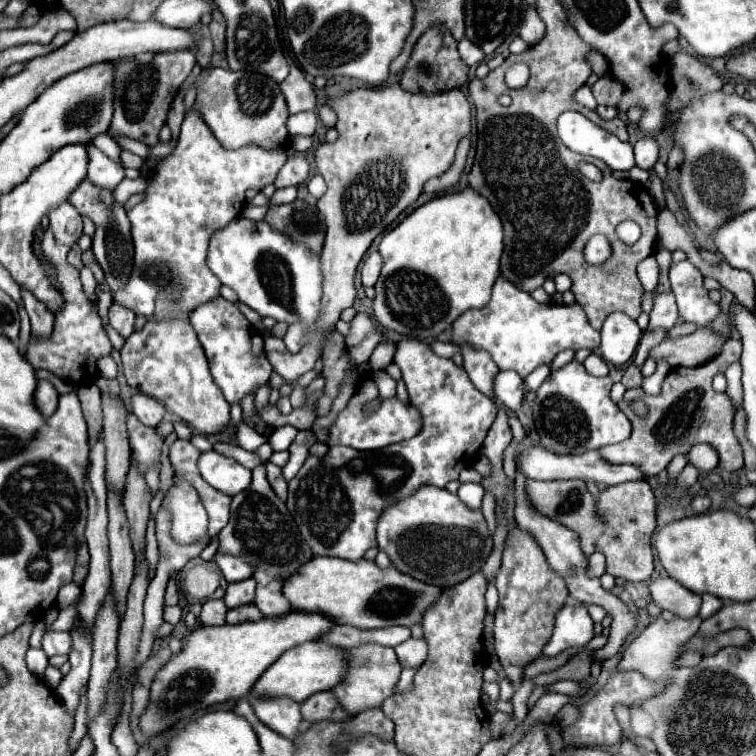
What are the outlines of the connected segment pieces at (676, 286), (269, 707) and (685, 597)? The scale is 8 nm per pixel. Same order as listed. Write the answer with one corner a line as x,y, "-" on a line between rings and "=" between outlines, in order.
689,260
671,264
671,288
679,304
679,316
685,322
695,322
699,326
715,320
719,306
707,296
703,286
703,274
=
263,698
253,700
253,710
257,718
273,732
289,740
297,740
299,724
303,722
297,702
293,702
291,698
=
657,578
649,584
653,602
661,610
669,610
679,618
695,618
701,610
701,596
693,594
685,586
677,584
673,578

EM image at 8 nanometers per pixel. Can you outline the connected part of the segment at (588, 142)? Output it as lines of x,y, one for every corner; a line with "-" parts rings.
566,111
558,118
558,137
573,152
603,160
613,170
631,170
635,166
633,146
621,142
615,134
601,130
579,112

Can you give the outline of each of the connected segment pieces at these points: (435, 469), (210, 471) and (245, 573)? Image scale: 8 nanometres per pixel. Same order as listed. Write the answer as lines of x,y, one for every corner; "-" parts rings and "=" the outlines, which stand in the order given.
403,338
397,342
397,352
395,352
393,362
401,368
401,374
403,374
403,380
409,392
409,402
423,416
423,428
417,436
405,442
397,442
393,446
385,446
385,450
357,452
347,446
331,446
325,458
309,456
305,460
297,476
289,482
287,508
293,514
297,528
301,530
301,538
309,542
315,556
335,556
335,558
343,558
349,562
363,560
363,554
369,548
377,546
375,524
385,504
393,504
409,496
419,486
431,484
437,488
445,488
447,482
457,480
459,472
465,466
471,466
475,454
483,446
489,426
495,420
497,408
493,400
489,400
469,382
469,376
465,374
461,366
455,366
455,362
449,358
437,356
429,344
421,340
=
205,452
199,458
201,476
217,490
235,496
249,488
251,470
219,452
=
215,554
213,560
215,560
217,566
221,568
221,572
223,572
223,576
225,576
227,582
239,582
239,580
247,580
247,578
253,576
251,564
245,564
243,558

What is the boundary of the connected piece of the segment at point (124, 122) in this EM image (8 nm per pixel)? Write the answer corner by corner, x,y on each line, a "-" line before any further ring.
173,50
173,52
145,52
133,58
123,58
113,62
113,120
109,134
123,134
127,138
139,140
147,146
159,142
159,130
165,126
167,114
171,110
173,98
195,66
195,54
191,50

